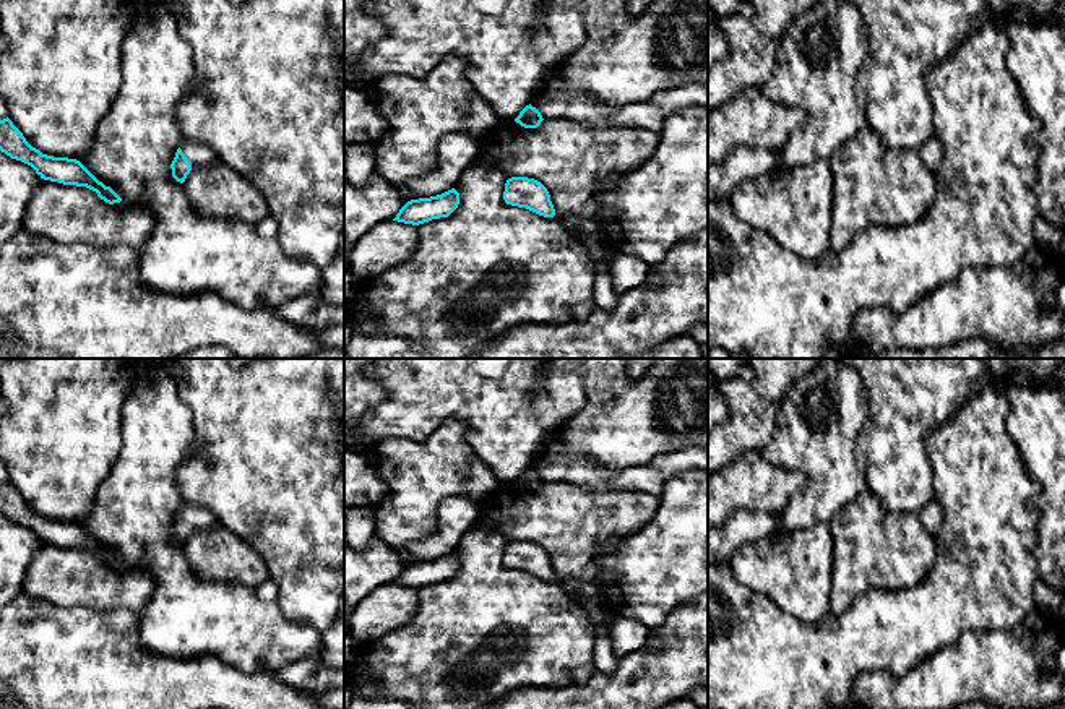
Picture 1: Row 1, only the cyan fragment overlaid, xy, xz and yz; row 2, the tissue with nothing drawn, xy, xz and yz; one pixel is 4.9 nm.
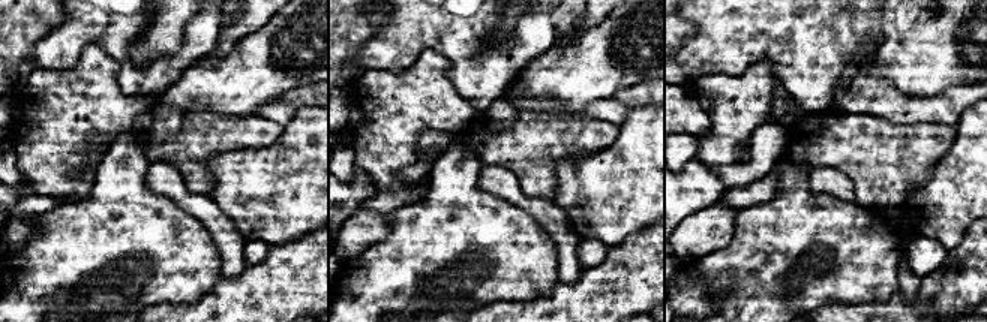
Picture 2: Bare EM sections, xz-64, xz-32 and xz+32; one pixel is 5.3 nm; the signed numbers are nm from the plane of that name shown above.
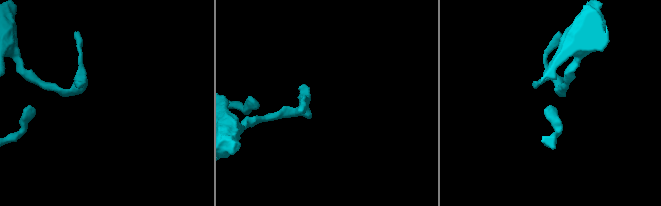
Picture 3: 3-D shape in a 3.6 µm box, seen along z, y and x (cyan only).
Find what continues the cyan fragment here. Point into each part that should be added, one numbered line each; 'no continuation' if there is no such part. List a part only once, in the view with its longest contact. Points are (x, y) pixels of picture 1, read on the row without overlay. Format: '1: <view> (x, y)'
1: xy (198, 518)

